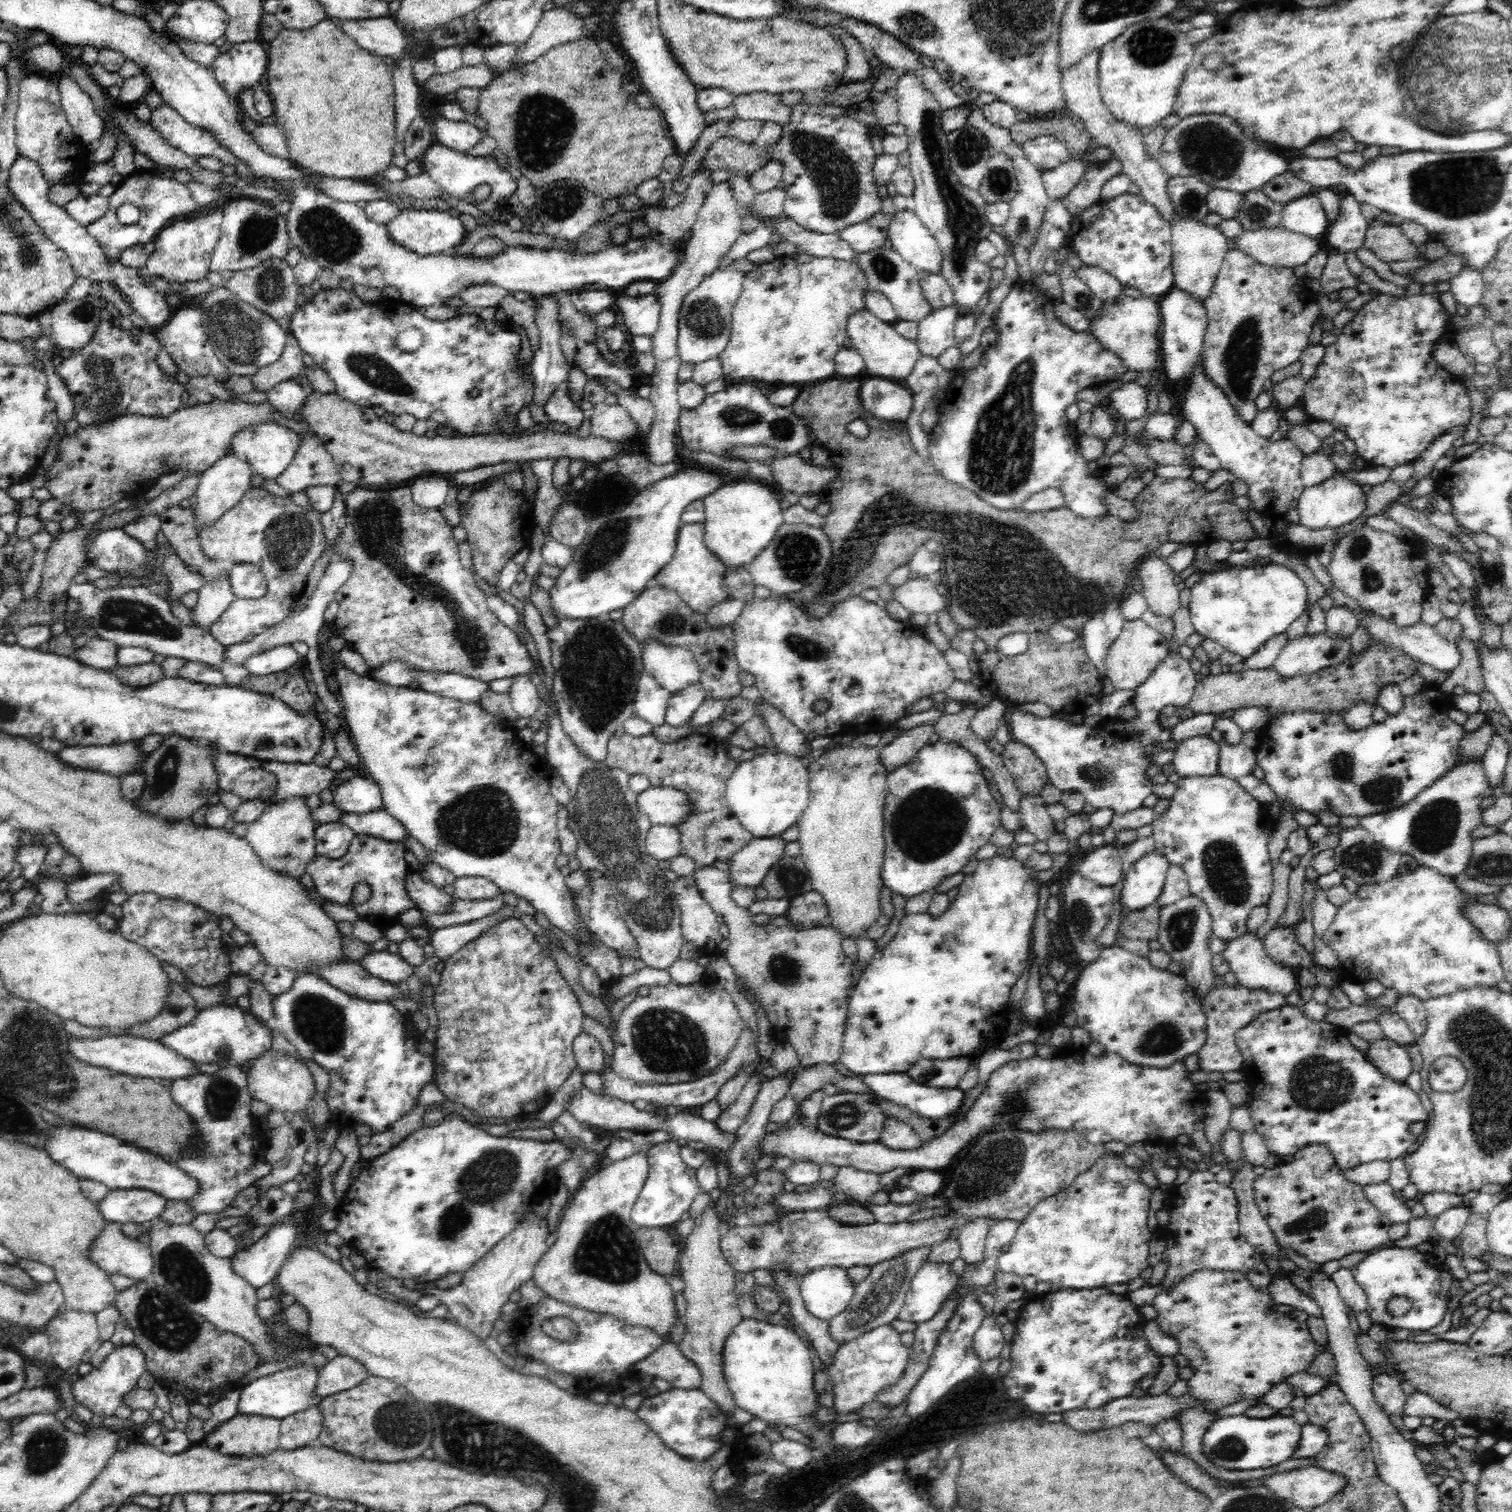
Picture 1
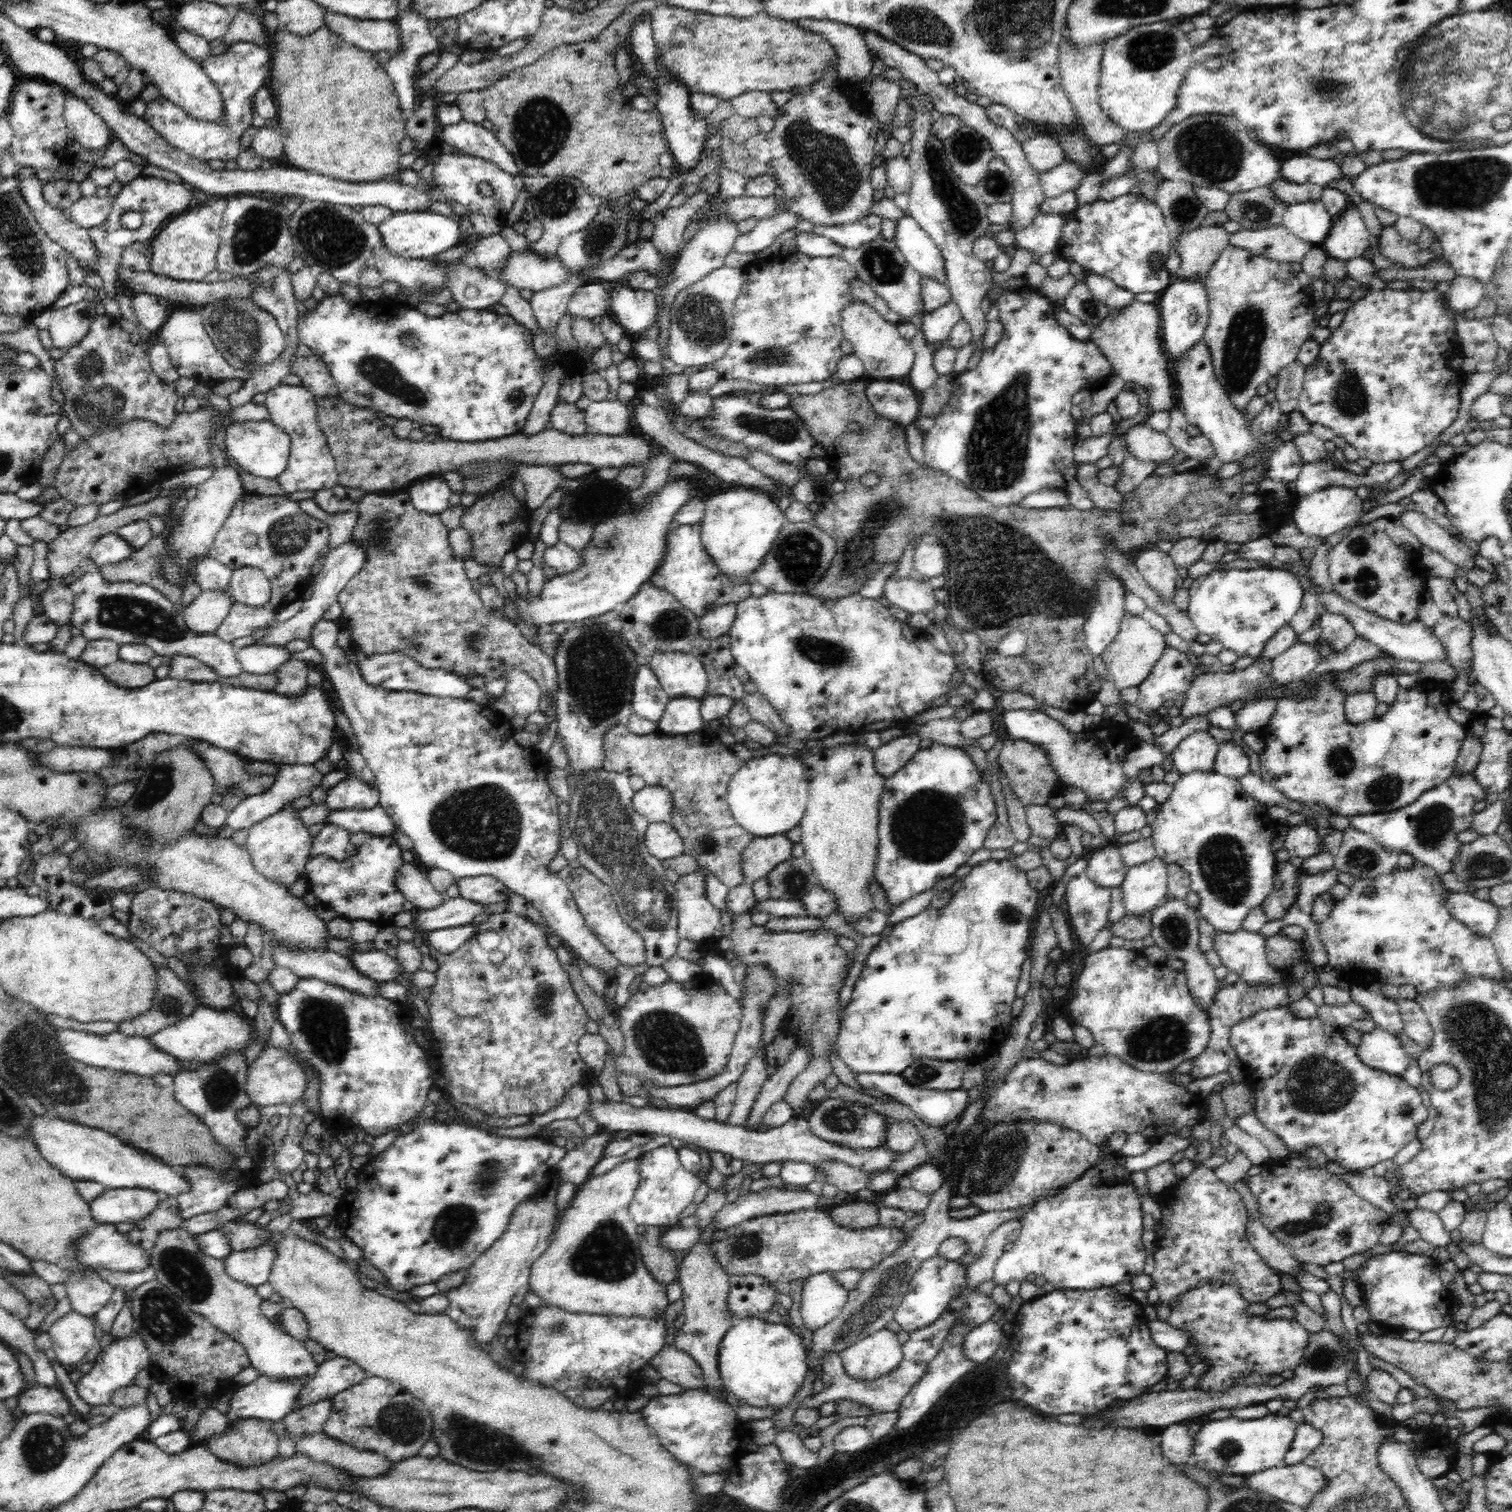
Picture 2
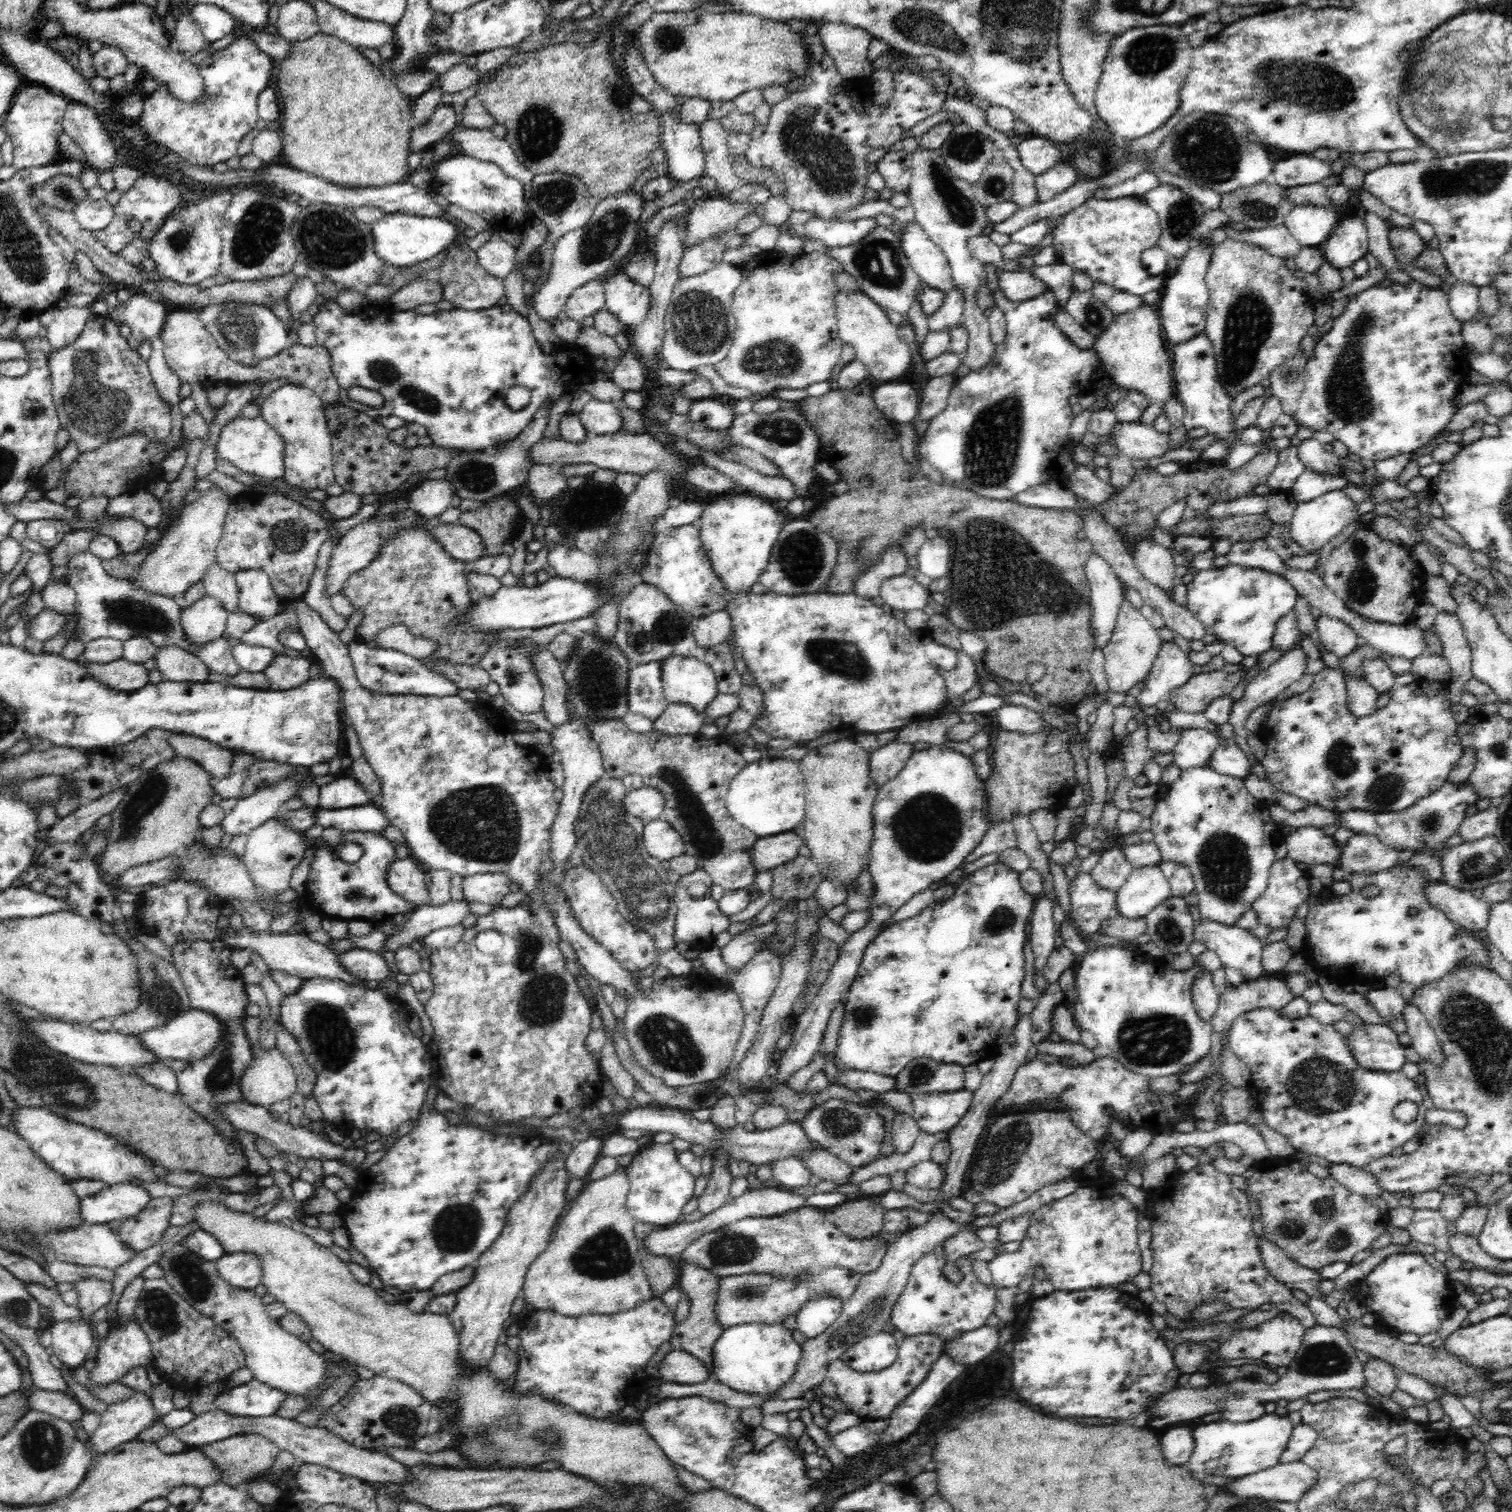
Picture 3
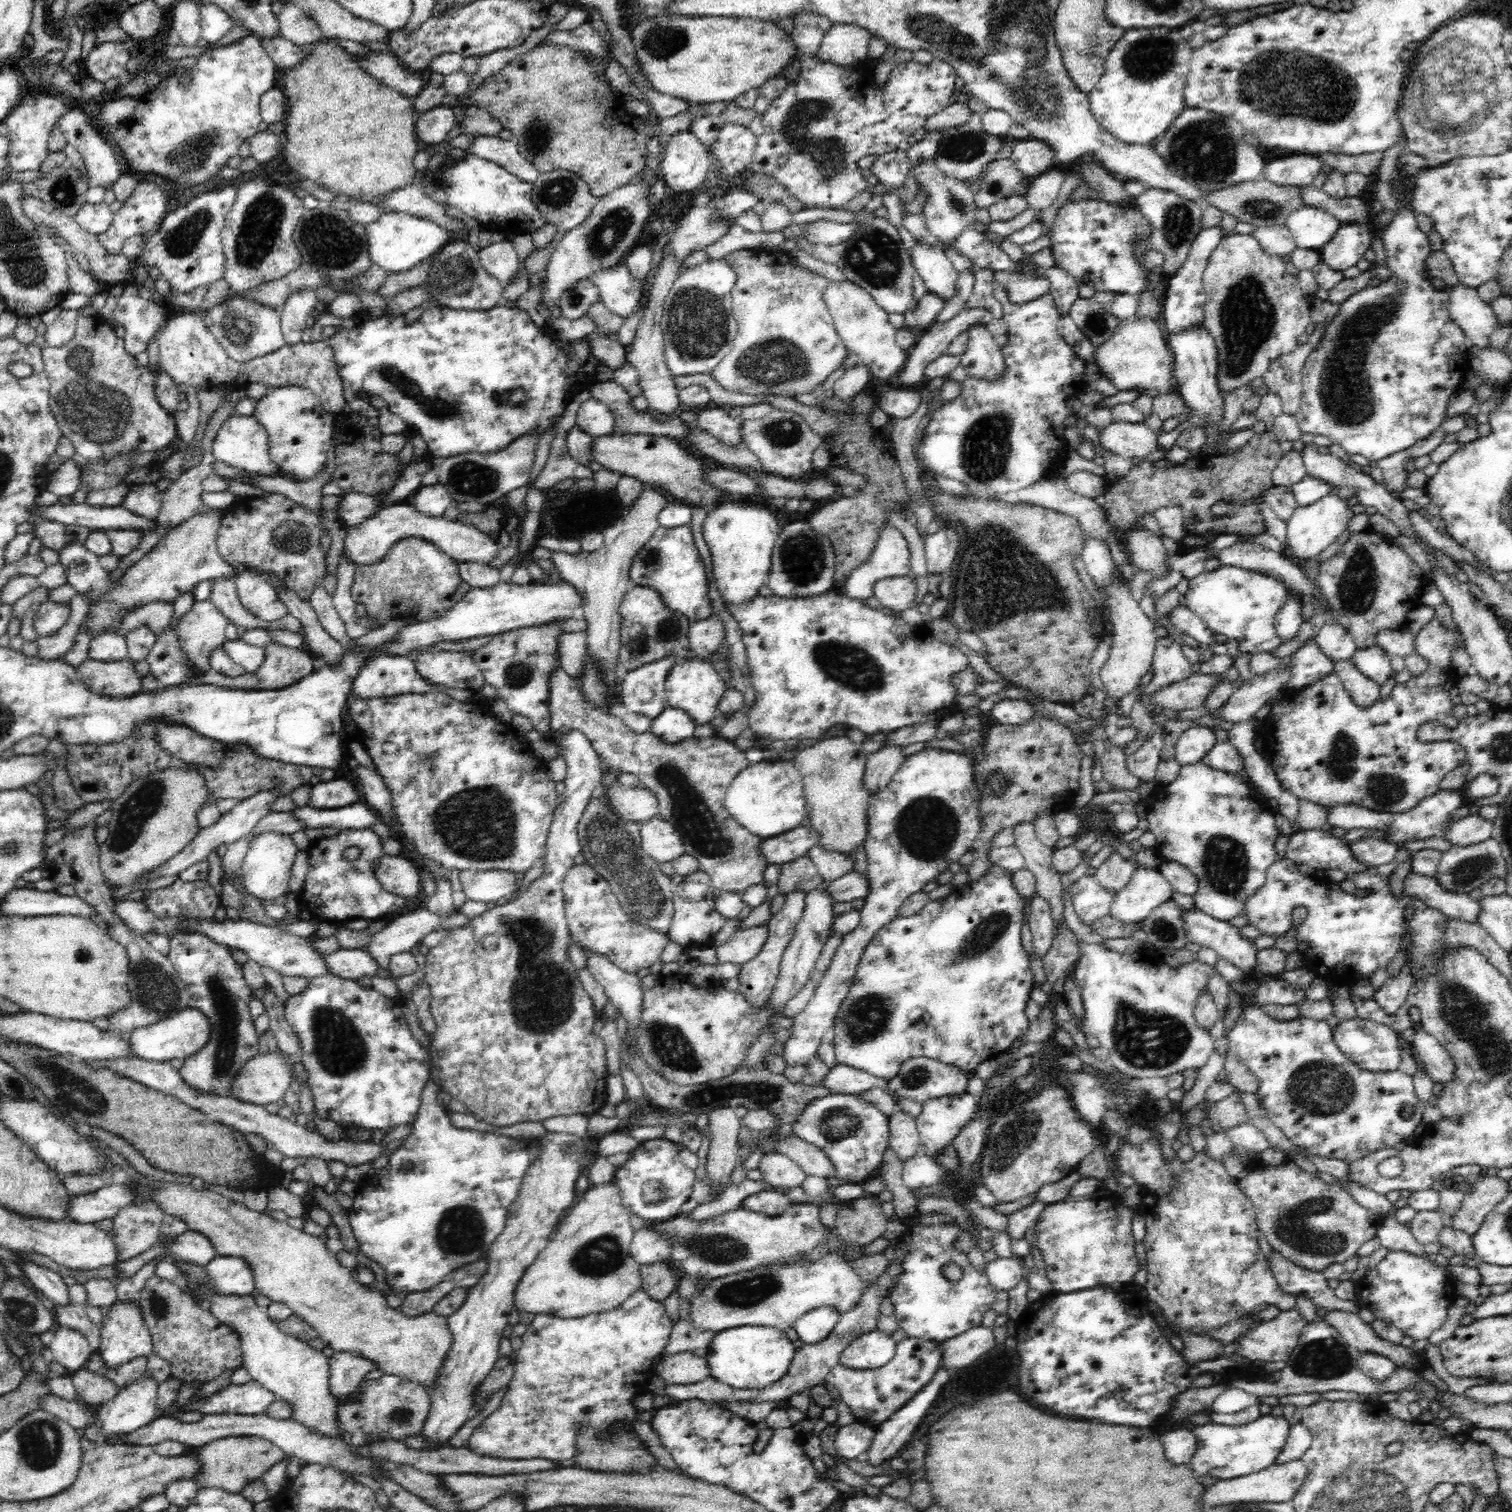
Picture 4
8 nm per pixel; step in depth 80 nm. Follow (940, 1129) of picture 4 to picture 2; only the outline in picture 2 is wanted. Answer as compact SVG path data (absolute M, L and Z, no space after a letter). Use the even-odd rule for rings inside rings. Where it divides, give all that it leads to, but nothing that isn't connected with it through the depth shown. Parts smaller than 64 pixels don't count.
M860 1073L856 1076L856 1080L861 1087L867 1089L880 1090L882 1094L890 1096L895 1101L901 1102L906 1106L912 1108L916 1116L924 1123L932 1125L934 1127L941 1128L948 1122L952 1122L957 1116L962 1114L966 1110L966 1104L968 1102L968 1091L962 1088L956 1090L943 1090L935 1091L930 1089L924 1089L906 1083L906 1078L902 1074L890 1074L890 1073Z

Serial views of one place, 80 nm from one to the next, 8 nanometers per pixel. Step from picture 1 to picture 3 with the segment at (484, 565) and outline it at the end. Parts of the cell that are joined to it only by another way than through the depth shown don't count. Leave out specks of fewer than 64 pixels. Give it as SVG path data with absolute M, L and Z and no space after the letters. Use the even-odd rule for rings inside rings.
M504 493L482 503L476 510L463 512L458 522L481 536L484 556L487 557L504 552L504 544L513 542L518 528L524 524L524 518L515 493Z

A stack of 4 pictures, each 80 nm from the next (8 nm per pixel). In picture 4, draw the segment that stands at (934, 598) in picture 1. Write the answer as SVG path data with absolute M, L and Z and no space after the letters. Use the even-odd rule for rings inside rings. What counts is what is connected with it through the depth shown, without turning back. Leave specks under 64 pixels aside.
M910 577L886 578L880 580L873 587L873 596L880 600L883 608L890 608L901 613L914 607L914 600L918 596L918 588L914 579Z

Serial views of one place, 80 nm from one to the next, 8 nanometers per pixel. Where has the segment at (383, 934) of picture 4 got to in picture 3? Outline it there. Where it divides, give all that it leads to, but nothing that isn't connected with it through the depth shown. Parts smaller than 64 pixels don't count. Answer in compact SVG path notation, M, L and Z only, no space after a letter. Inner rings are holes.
M450 899L442 906L422 904L422 906L414 907L406 914L407 920L404 925L396 927L397 931L387 936L383 951L395 952L400 947L410 946L414 940L423 939L434 930L460 925L470 913L470 905L464 899Z

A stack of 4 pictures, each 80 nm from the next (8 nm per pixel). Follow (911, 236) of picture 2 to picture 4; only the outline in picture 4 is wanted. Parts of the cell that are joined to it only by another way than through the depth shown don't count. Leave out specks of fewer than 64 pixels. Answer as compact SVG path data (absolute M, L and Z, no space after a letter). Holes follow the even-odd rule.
M917 240L910 255L912 269L918 272L925 282L927 292L936 294L944 302L950 302L951 298L956 296L959 272L945 252Z

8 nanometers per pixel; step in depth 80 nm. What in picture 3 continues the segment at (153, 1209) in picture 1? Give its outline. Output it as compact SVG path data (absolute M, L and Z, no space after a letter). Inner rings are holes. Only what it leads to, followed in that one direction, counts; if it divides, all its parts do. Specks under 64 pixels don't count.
M135 1183L106 1185L94 1195L80 1197L77 1214L88 1224L104 1224L144 1210L149 1199L148 1191Z

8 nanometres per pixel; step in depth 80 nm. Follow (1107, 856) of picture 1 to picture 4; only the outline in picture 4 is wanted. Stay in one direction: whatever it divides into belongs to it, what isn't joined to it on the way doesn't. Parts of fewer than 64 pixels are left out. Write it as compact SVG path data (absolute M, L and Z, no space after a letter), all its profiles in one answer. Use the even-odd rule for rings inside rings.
M1114 852L1097 868L1093 877L1100 883L1102 888L1106 888L1115 895L1128 884L1134 871L1131 862L1123 858L1118 852Z

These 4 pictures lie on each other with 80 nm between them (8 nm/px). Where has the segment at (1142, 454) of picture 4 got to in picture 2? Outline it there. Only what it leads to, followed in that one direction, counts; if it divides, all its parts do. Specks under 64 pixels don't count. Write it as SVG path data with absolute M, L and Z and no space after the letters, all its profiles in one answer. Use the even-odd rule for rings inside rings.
M1146 422L1129 428L1124 437L1128 455L1144 462L1174 463L1172 458L1179 454L1166 433L1152 430Z

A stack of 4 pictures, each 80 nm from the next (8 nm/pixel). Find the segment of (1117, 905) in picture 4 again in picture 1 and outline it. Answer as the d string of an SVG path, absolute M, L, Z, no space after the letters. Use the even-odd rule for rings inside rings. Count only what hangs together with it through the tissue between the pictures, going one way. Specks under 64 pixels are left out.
M1152 850L1123 873L1122 900L1129 910L1136 912L1154 904L1170 867L1170 862L1162 854Z

